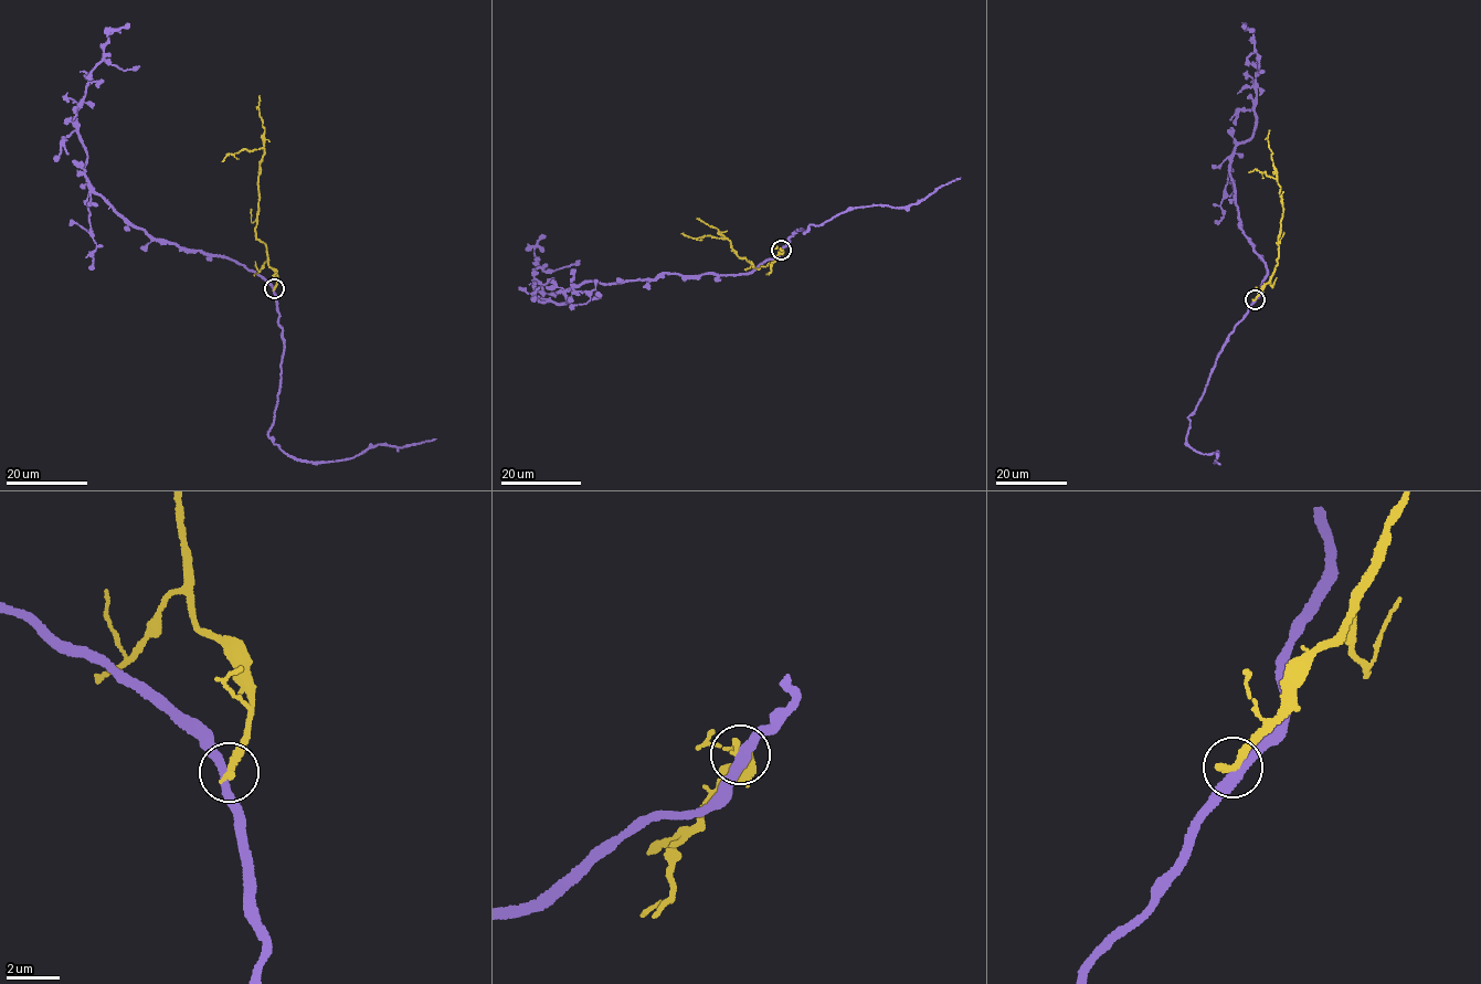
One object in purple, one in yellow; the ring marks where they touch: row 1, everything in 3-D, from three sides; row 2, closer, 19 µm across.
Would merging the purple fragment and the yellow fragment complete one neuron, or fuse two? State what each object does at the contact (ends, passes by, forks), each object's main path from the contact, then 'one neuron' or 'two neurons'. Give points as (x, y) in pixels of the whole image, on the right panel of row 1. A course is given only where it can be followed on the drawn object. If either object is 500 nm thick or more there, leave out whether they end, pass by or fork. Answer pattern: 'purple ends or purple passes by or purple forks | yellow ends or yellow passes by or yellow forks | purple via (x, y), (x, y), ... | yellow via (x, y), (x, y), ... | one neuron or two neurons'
purple passes by | yellow ends | purple via (1255, 299), (1267, 270), (1238, 224), (1229, 169), (1256, 120), (1258, 69), (1247, 59), (1255, 40), (1245, 25) | yellow via (1254, 299), (1268, 282), (1278, 256), (1282, 204), (1267, 140), (1270, 130) | two neurons

